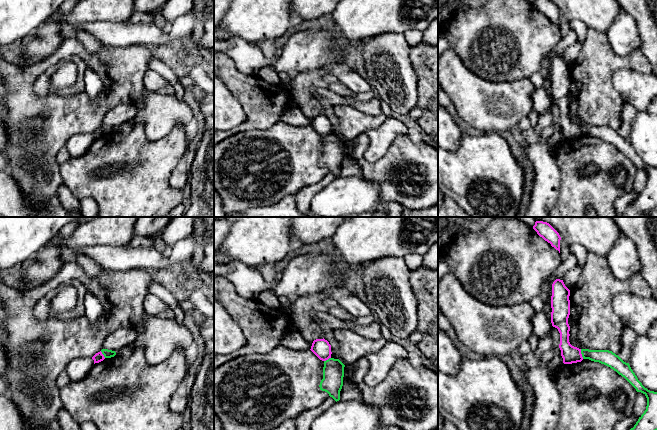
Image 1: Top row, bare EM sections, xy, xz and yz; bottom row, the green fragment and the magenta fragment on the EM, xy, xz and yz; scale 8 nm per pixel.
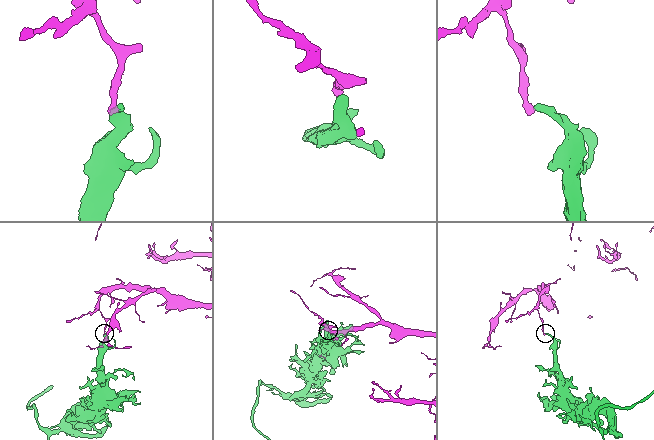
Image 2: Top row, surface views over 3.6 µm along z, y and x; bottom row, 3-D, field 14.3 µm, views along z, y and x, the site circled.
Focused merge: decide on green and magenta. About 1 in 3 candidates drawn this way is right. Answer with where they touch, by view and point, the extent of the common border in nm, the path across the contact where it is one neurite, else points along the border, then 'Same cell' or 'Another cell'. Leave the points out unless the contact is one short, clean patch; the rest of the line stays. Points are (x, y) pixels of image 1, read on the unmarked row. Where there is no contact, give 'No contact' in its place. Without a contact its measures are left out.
Touches green at yz (581, 129). Shared border 80 nm. Boundary: yz (580, 125), (583, 134). Another cell

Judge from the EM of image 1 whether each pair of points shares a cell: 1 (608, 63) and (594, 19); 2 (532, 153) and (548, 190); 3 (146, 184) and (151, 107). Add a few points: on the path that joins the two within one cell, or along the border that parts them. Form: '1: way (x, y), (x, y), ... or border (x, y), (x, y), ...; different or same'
1: border (588, 27), (604, 34); different
2: way (541, 162), (546, 168), (546, 181); same
3: border (136, 121), (150, 139), (160, 139), (171, 129); different

